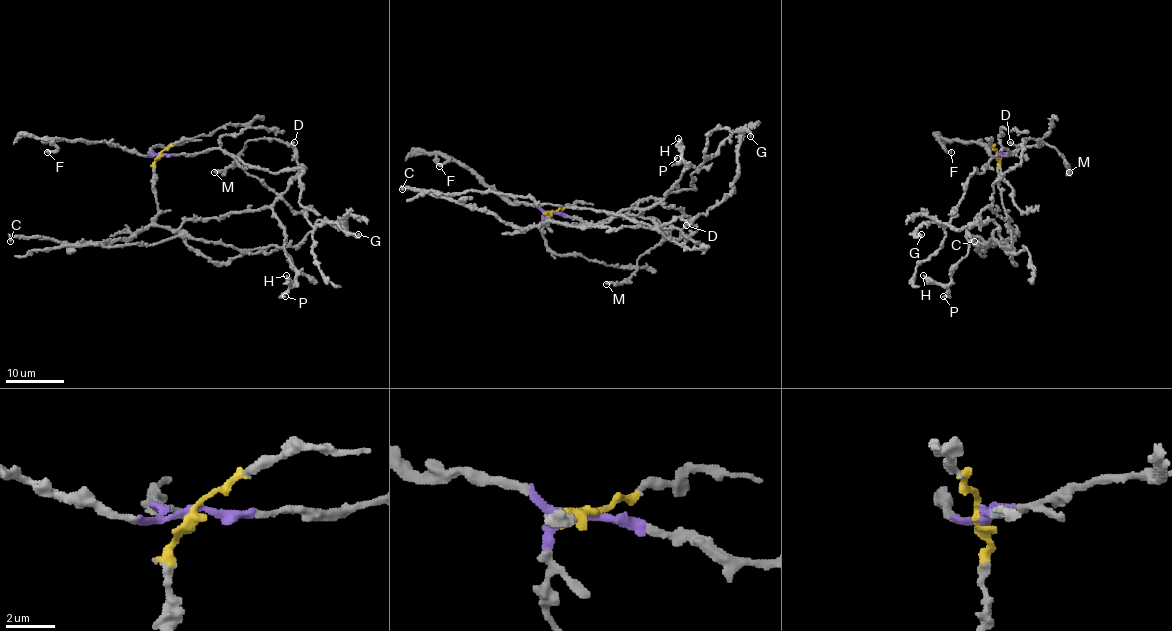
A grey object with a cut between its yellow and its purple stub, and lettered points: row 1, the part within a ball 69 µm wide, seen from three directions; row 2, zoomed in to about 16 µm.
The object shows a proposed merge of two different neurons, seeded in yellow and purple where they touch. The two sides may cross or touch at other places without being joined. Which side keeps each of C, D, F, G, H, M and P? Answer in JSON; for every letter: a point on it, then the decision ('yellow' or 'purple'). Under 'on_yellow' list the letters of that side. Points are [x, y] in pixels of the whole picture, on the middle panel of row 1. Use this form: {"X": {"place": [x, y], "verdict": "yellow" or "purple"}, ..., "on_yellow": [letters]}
{"C": {"place": [402, 189], "verdict": "yellow"}, "D": {"place": [686, 225], "verdict": "yellow"}, "F": {"place": [439, 166], "verdict": "purple"}, "G": {"place": [750, 136], "verdict": "purple"}, "H": {"place": [678, 138], "verdict": "yellow"}, "M": {"place": [606, 284], "verdict": "yellow"}, "P": {"place": [677, 158], "verdict": "yellow"}, "on_yellow": ["C", "D", "H", "M", "P"]}

